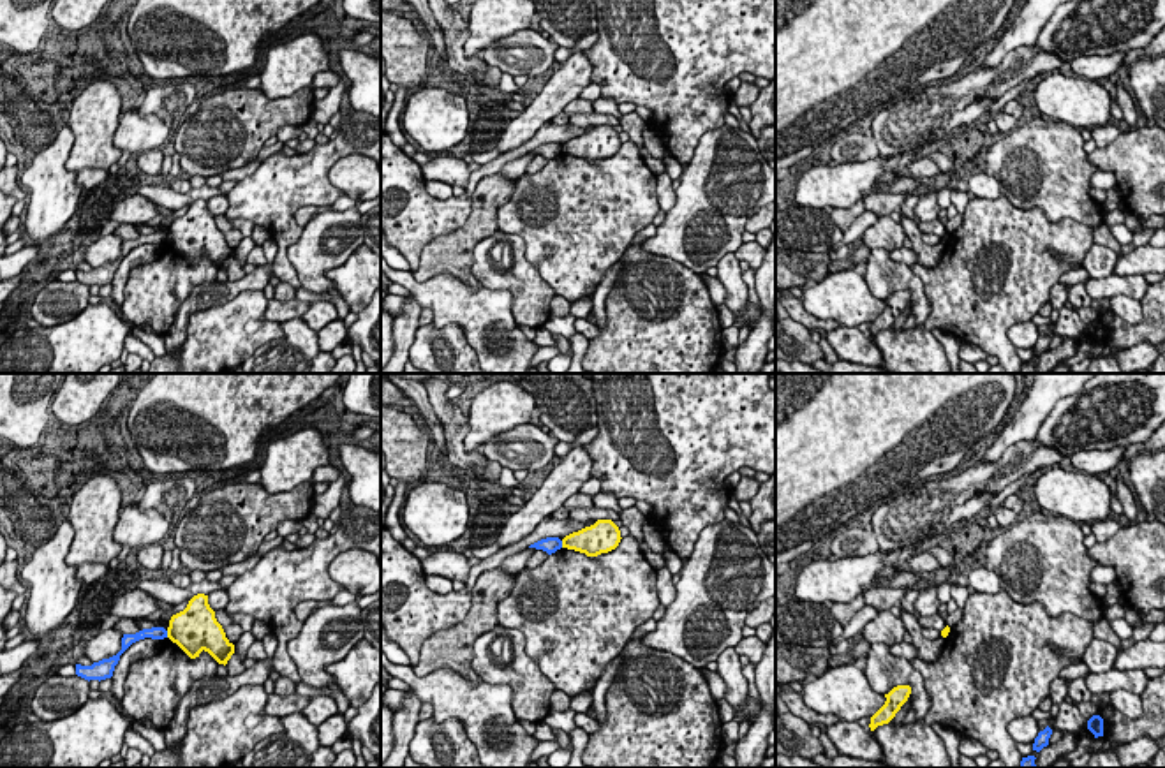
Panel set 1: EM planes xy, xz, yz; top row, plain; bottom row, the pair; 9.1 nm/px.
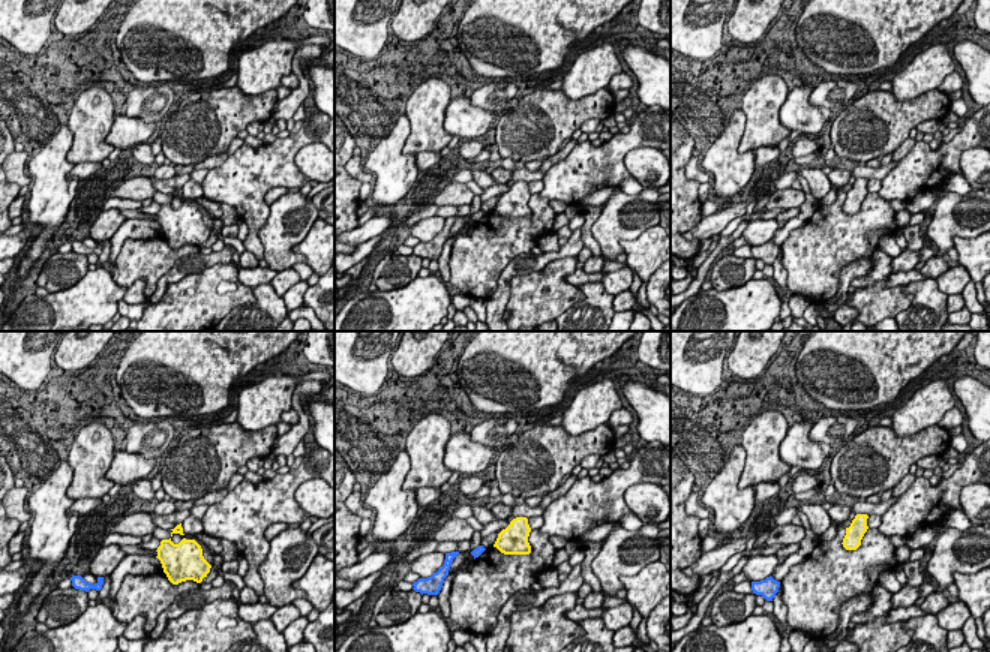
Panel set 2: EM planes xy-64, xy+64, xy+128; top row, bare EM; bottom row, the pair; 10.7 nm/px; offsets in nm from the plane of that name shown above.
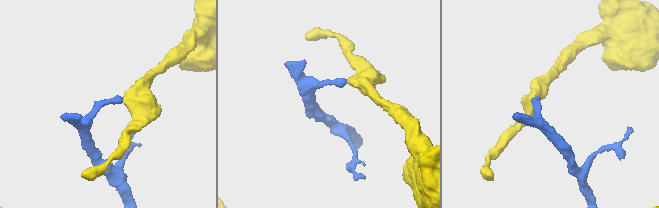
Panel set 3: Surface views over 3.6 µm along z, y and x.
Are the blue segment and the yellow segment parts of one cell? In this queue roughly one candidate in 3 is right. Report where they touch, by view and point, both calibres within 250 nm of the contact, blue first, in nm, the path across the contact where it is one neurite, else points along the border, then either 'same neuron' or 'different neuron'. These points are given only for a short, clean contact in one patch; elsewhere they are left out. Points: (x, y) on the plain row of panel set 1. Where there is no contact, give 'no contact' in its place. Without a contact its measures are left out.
contact xy (166, 240); calibres 130 and 400 nm; border xy (166, 236), (168, 242); different neuron

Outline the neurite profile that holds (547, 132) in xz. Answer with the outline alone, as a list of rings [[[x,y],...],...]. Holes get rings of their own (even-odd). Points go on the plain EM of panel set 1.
[[[543,125],[536,136],[527,141],[525,144],[499,155],[497,159],[493,159],[492,162],[483,164],[479,169],[472,171],[469,176],[469,183],[465,192],[469,196],[472,196],[472,192],[476,190],[476,185],[479,180],[483,180],[485,176],[495,174],[499,173],[508,162],[516,160],[523,155],[529,155],[531,150],[546,144],[546,143],[566,143],[573,137],[578,137],[582,134],[585,134],[587,127],[578,127],[578,125]]]

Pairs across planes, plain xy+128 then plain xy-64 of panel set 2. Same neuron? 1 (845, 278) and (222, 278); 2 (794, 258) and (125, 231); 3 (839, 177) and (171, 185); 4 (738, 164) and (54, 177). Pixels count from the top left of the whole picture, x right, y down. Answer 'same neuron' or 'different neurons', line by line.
1: different neurons
2: different neurons
3: different neurons
4: same neuron

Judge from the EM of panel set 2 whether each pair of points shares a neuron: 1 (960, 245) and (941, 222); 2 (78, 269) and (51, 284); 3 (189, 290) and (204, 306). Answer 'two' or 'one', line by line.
1: two
2: one
3: one

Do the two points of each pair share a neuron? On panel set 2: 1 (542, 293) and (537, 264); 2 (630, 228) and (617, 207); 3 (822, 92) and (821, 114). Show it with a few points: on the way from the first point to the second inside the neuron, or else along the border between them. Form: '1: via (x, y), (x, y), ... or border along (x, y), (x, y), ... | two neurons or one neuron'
1: border along (570, 255), (515, 276), (509, 291) | two neurons
2: via (627, 224), (618, 212) | one neuron
3: border along (812, 89), (809, 101), (831, 110) | two neurons

